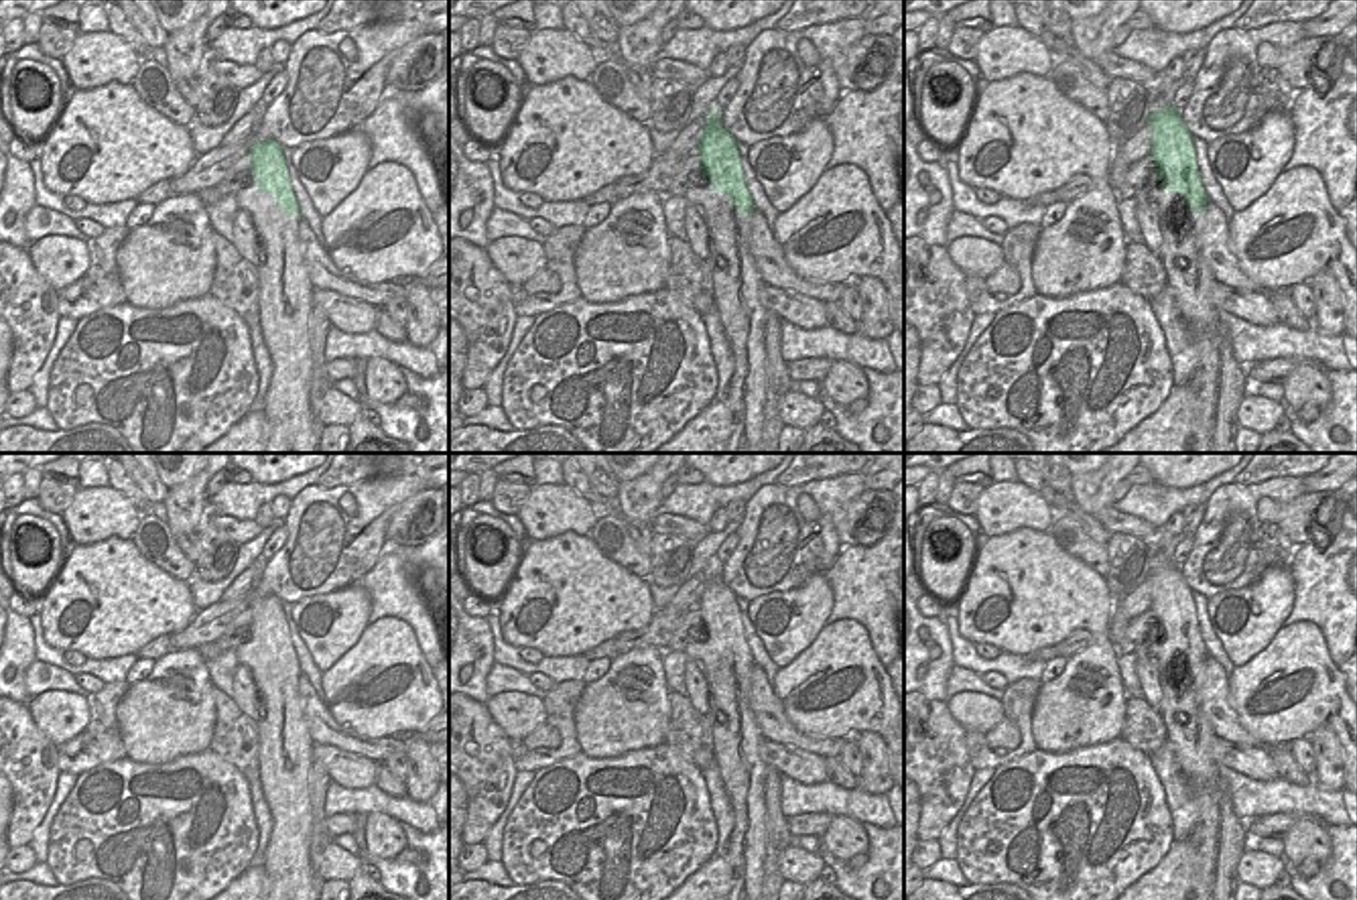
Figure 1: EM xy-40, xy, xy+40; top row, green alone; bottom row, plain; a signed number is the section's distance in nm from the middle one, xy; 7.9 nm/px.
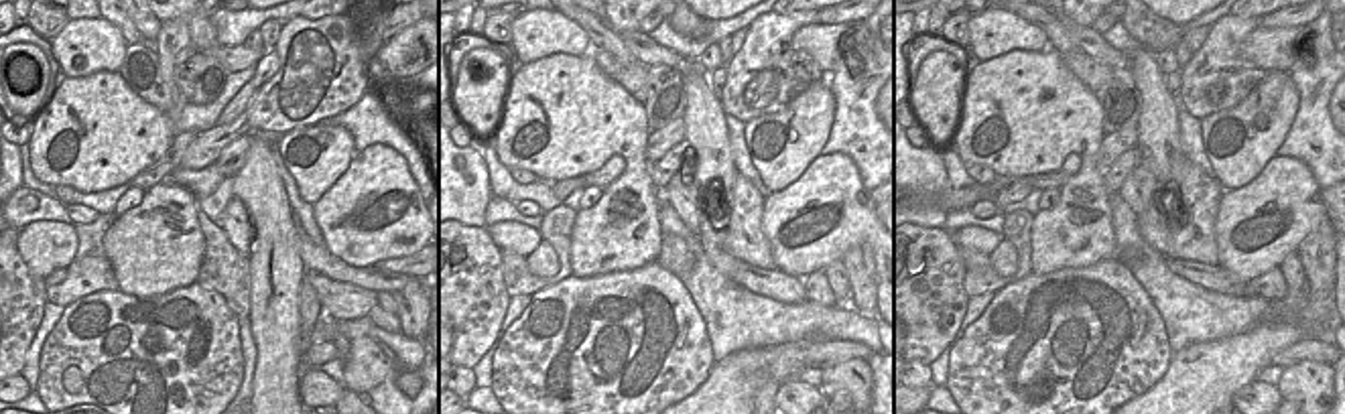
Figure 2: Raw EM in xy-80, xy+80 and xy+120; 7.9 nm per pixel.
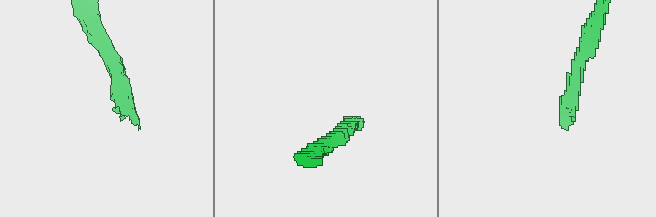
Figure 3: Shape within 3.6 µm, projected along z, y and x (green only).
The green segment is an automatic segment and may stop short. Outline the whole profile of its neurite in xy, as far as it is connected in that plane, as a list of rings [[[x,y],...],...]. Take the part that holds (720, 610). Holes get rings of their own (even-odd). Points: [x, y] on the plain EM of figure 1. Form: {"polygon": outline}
{"polygon": [[[719,563],[707,575],[699,609],[703,642],[687,656],[705,666],[713,758],[733,809],[725,859],[733,870],[727,900],[764,900],[766,764],[758,754],[762,733],[750,707],[754,656],[744,636],[737,595],[719,579]]]}

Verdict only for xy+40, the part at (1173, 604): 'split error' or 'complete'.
split error

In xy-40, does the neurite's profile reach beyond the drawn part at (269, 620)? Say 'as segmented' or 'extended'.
extended

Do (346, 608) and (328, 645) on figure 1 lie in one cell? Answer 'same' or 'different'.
same

